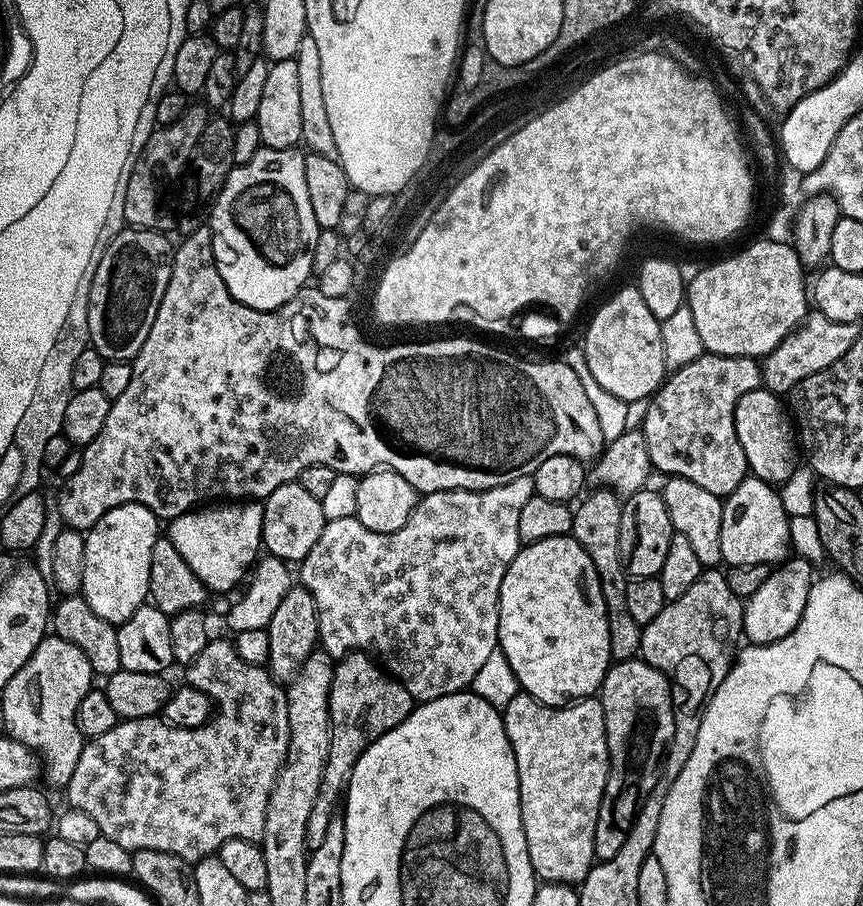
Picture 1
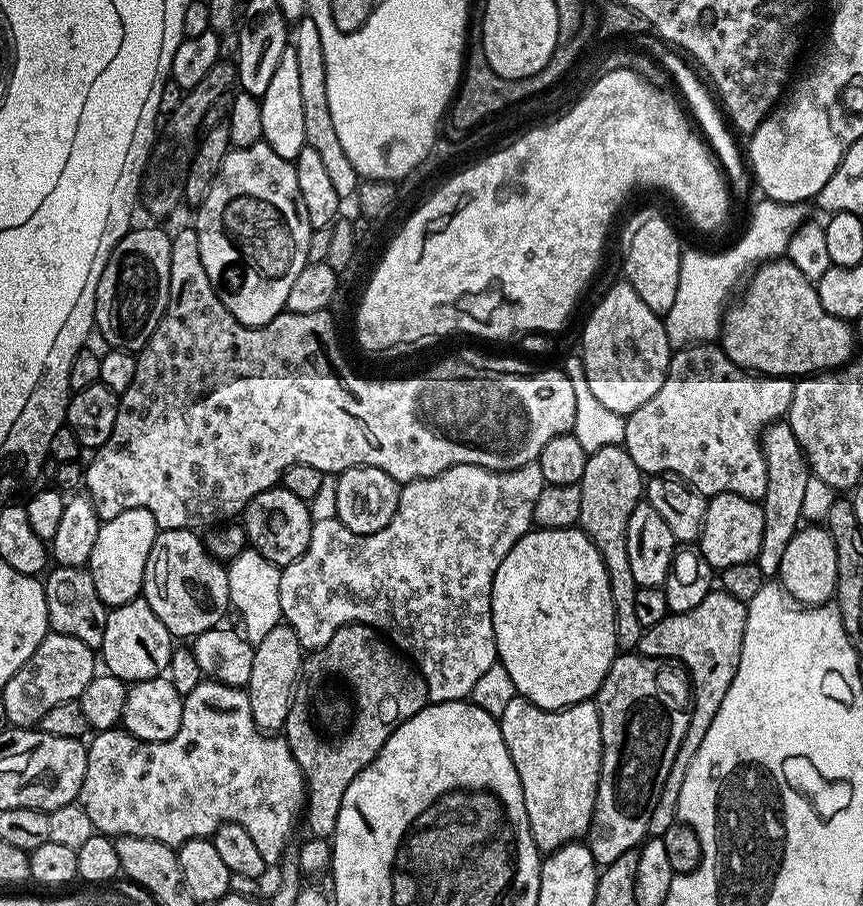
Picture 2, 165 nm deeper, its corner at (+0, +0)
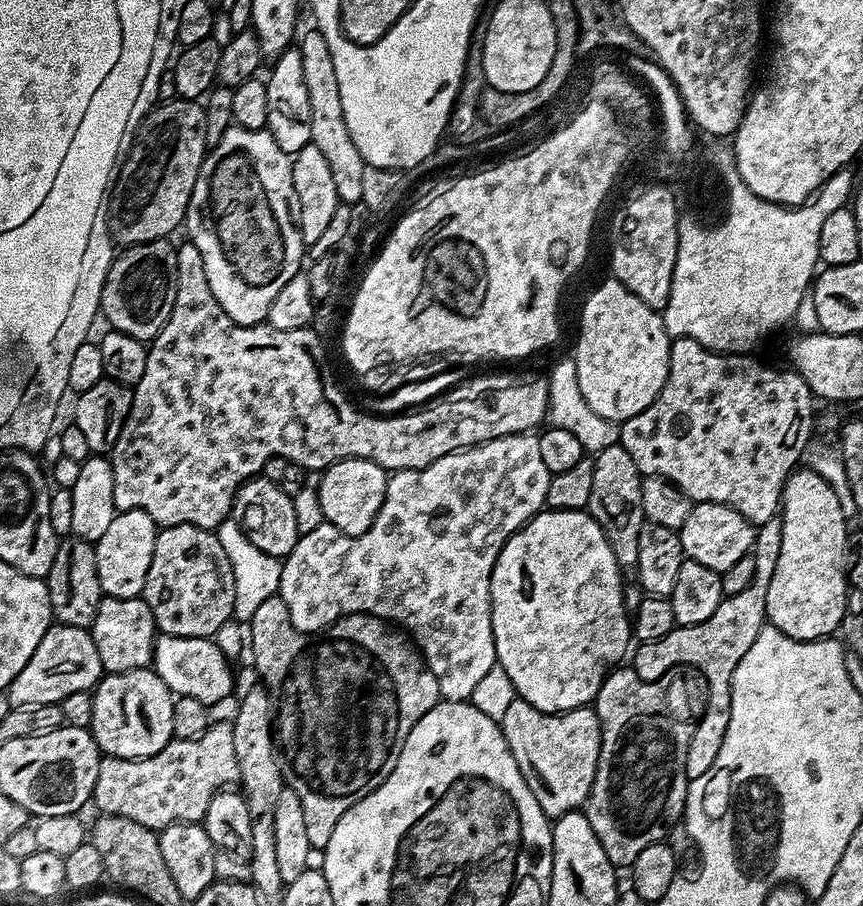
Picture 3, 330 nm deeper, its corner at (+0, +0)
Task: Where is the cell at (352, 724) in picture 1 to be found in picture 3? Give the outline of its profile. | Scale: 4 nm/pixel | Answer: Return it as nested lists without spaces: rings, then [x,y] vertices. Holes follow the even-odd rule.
[[[276,596],[266,598],[258,610],[254,610],[250,621],[252,636],[250,632],[250,650],[252,646],[252,660],[260,671],[263,687],[274,693],[274,735],[278,745],[279,755],[282,757],[282,771],[284,773],[285,785],[298,794],[304,809],[302,818],[306,822],[306,838],[310,838],[310,846],[313,850],[322,850],[330,842],[330,834],[334,834],[334,826],[338,826],[338,818],[354,806],[368,792],[374,791],[379,784],[387,778],[390,770],[398,762],[398,754],[406,742],[406,734],[414,730],[418,718],[426,714],[435,704],[440,703],[440,687],[434,678],[434,674],[428,668],[424,657],[420,655],[415,643],[403,631],[397,630],[389,621],[380,619],[379,616],[369,616],[367,612],[359,612],[353,616],[343,616],[341,620],[326,629],[323,634],[312,634],[300,632],[290,623],[290,614],[284,604],[278,603]]]

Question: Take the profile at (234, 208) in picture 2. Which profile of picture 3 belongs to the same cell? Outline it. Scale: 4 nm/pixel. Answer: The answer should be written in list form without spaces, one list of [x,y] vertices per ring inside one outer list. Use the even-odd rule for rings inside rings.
[[[233,126],[226,130],[226,134],[222,134],[217,144],[211,145],[210,151],[205,155],[198,174],[198,182],[194,182],[194,194],[190,194],[186,229],[188,228],[188,236],[192,239],[189,240],[191,247],[196,248],[202,258],[202,266],[206,270],[206,282],[210,282],[210,290],[214,298],[218,298],[218,306],[222,306],[224,313],[232,319],[233,325],[247,326],[265,323],[270,310],[270,302],[274,302],[278,290],[282,290],[282,286],[286,286],[286,282],[290,282],[290,278],[294,278],[294,274],[301,271],[303,264],[300,263],[305,263],[306,260],[306,245],[300,233],[296,213],[297,202],[298,194],[294,194],[294,178],[292,177],[292,156],[284,152],[282,146],[278,146],[278,142],[274,142],[274,138],[268,131],[246,130]]]

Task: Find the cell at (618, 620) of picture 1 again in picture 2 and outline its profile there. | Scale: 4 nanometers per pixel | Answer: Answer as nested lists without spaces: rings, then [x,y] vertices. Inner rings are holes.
[[[602,446],[602,450],[591,453],[586,462],[586,470],[578,485],[582,494],[582,514],[579,527],[594,542],[598,554],[608,571],[610,594],[614,602],[614,634],[616,646],[620,650],[639,649],[644,636],[642,622],[634,615],[634,594],[636,583],[630,574],[630,557],[626,551],[626,522],[634,506],[642,503],[646,492],[646,476],[630,458],[623,446]]]

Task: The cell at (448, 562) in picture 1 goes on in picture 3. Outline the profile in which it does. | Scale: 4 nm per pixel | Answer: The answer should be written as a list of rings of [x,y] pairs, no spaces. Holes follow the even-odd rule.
[[[519,432],[513,436],[494,438],[485,444],[476,444],[472,448],[463,448],[461,452],[451,452],[430,462],[430,466],[425,468],[405,468],[393,471],[388,478],[382,510],[378,510],[378,518],[374,518],[366,534],[347,536],[342,534],[342,530],[333,528],[327,522],[319,524],[314,530],[303,533],[300,541],[294,546],[294,550],[289,556],[283,557],[280,565],[278,600],[279,603],[286,606],[290,614],[290,623],[300,632],[320,634],[336,621],[341,620],[343,616],[353,616],[359,612],[367,612],[369,616],[379,616],[380,619],[399,626],[411,637],[420,655],[427,662],[428,668],[434,674],[443,699],[467,701],[474,694],[474,686],[478,686],[478,681],[492,668],[497,667],[496,647],[492,633],[492,595],[490,594],[494,562],[509,538],[545,507],[546,490],[550,486],[553,473],[548,472],[546,462],[542,462],[542,453],[538,447],[539,441],[539,435]]]

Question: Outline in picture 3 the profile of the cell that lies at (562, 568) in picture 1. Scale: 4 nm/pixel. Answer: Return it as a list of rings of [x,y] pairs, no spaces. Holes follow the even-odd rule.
[[[541,510],[523,528],[518,529],[509,538],[506,546],[502,546],[502,550],[494,562],[492,581],[490,582],[492,633],[494,634],[494,646],[496,647],[496,663],[499,668],[506,670],[506,674],[510,674],[510,682],[514,682],[514,690],[519,699],[530,702],[530,706],[534,706],[543,712],[569,712],[575,708],[591,705],[595,701],[602,682],[608,677],[608,673],[623,661],[620,659],[624,655],[624,659],[629,655],[630,645],[634,640],[630,613],[624,605],[624,586],[625,581],[622,579],[618,562],[614,558],[614,550],[610,550],[610,542],[606,542],[606,534],[602,530],[602,526],[598,526],[598,522],[592,516],[589,516],[587,511],[562,510],[561,512],[553,512],[551,510]]]

